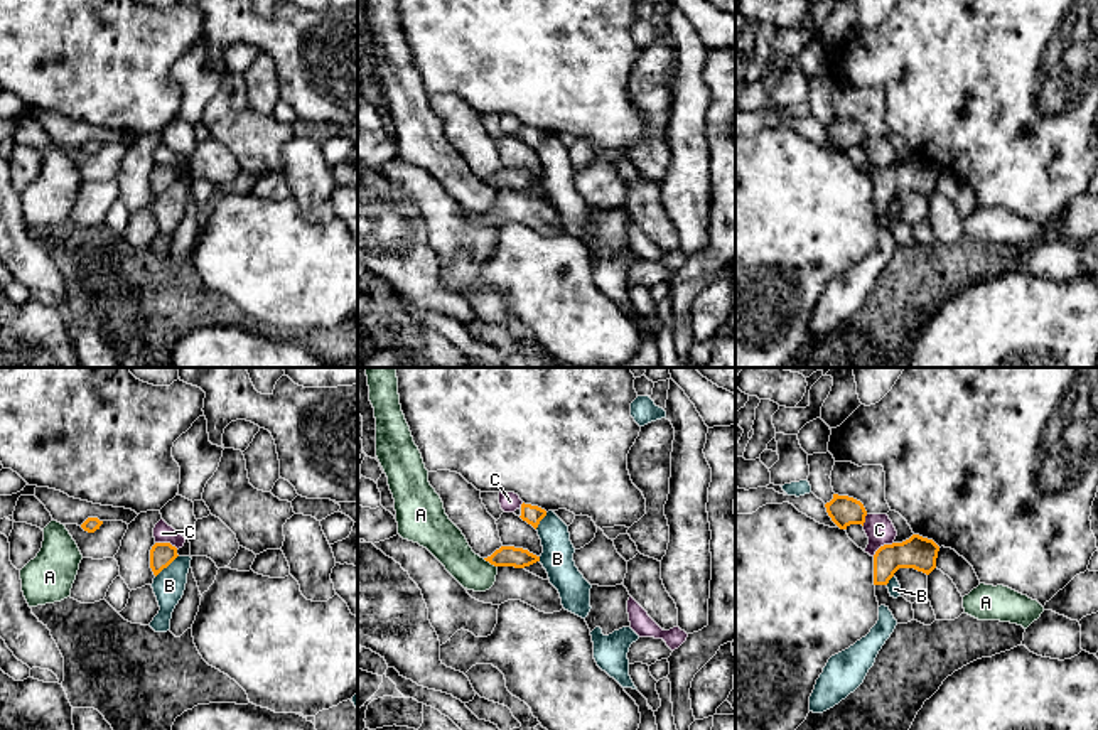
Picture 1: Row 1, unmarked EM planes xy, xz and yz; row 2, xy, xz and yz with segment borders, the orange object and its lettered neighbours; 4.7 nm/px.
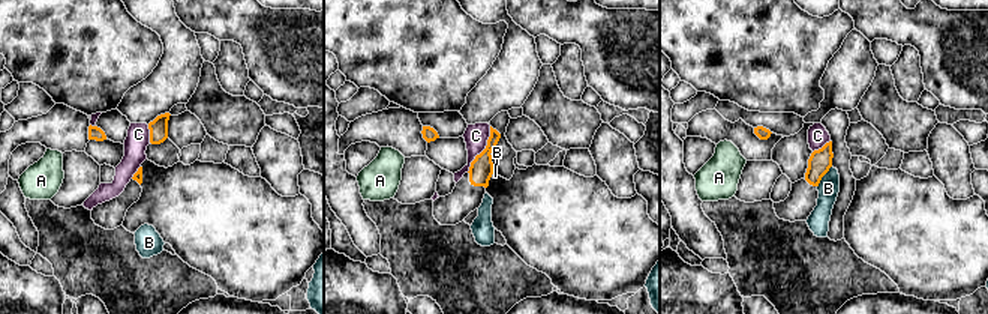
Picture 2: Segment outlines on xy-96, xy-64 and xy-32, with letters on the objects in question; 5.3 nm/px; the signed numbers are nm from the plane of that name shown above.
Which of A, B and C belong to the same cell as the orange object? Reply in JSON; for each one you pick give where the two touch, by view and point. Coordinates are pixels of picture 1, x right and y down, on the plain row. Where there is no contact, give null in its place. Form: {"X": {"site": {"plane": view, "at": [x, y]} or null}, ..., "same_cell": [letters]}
{"same_cell": []}

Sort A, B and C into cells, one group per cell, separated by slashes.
A / B / C

